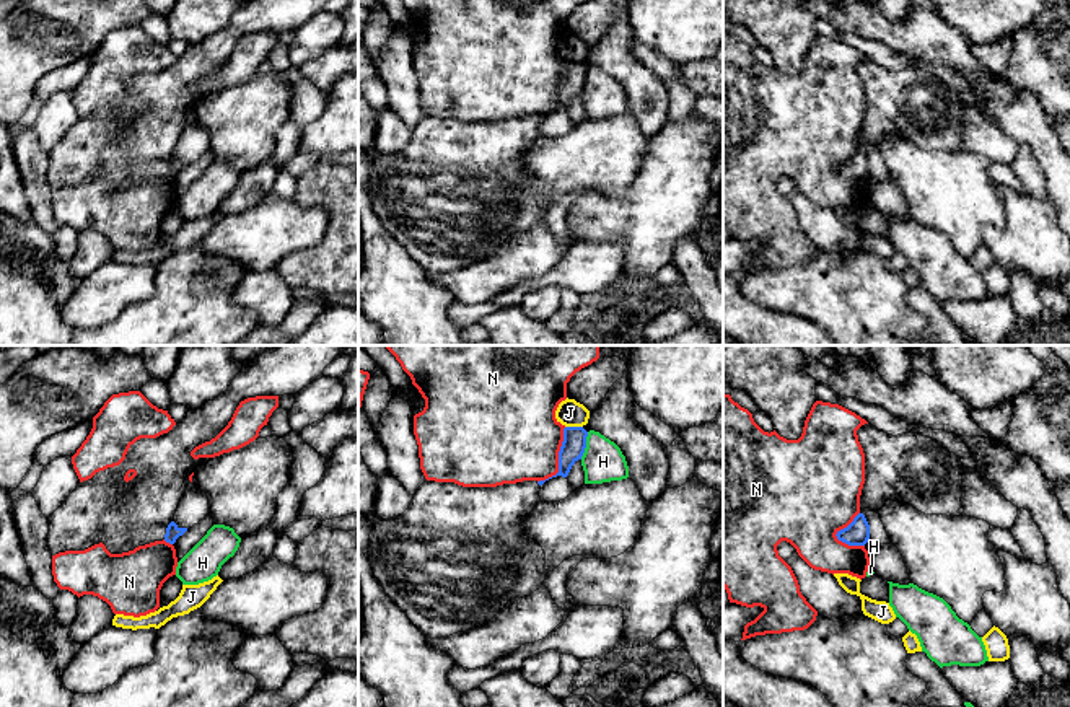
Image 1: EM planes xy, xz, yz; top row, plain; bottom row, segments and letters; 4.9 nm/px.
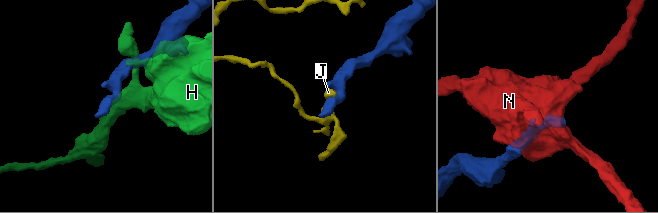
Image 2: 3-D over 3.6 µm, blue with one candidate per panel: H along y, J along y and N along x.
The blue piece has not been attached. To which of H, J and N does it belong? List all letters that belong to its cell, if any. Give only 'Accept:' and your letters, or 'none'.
Accept: none

